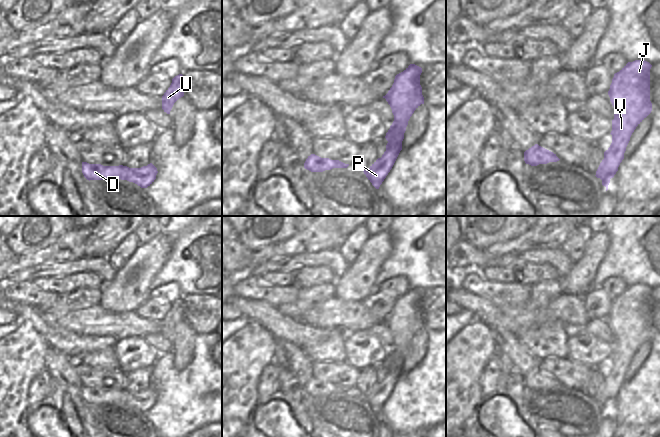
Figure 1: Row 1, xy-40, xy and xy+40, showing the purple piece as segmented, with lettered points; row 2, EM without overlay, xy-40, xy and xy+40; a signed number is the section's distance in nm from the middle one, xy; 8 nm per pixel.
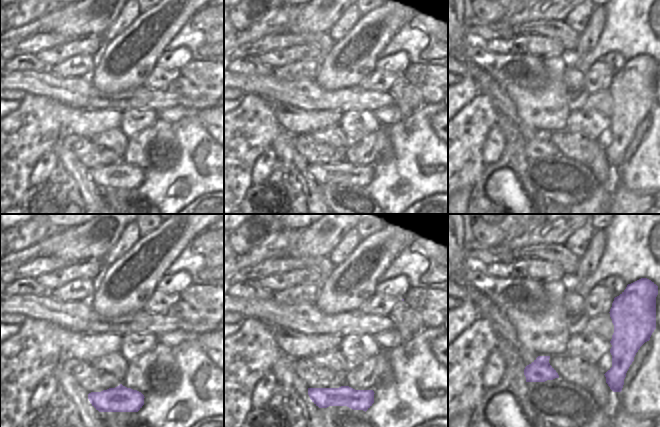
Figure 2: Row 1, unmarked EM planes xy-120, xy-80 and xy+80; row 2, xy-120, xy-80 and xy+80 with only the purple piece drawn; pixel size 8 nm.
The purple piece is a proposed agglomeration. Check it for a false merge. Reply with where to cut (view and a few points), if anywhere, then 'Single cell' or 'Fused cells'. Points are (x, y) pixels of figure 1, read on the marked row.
No split. Single cell

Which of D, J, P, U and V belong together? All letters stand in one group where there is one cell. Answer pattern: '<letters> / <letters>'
D J P U V

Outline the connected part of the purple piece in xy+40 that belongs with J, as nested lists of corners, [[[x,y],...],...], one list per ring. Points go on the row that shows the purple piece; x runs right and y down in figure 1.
[[[645,60],[628,62],[619,72],[614,74],[608,95],[614,107],[614,119],[612,120],[612,143],[604,152],[604,159],[600,163],[596,177],[602,180],[602,185],[608,190],[610,179],[618,171],[618,167],[624,159],[626,147],[636,127],[651,113],[650,101],[650,69],[652,65]]]

